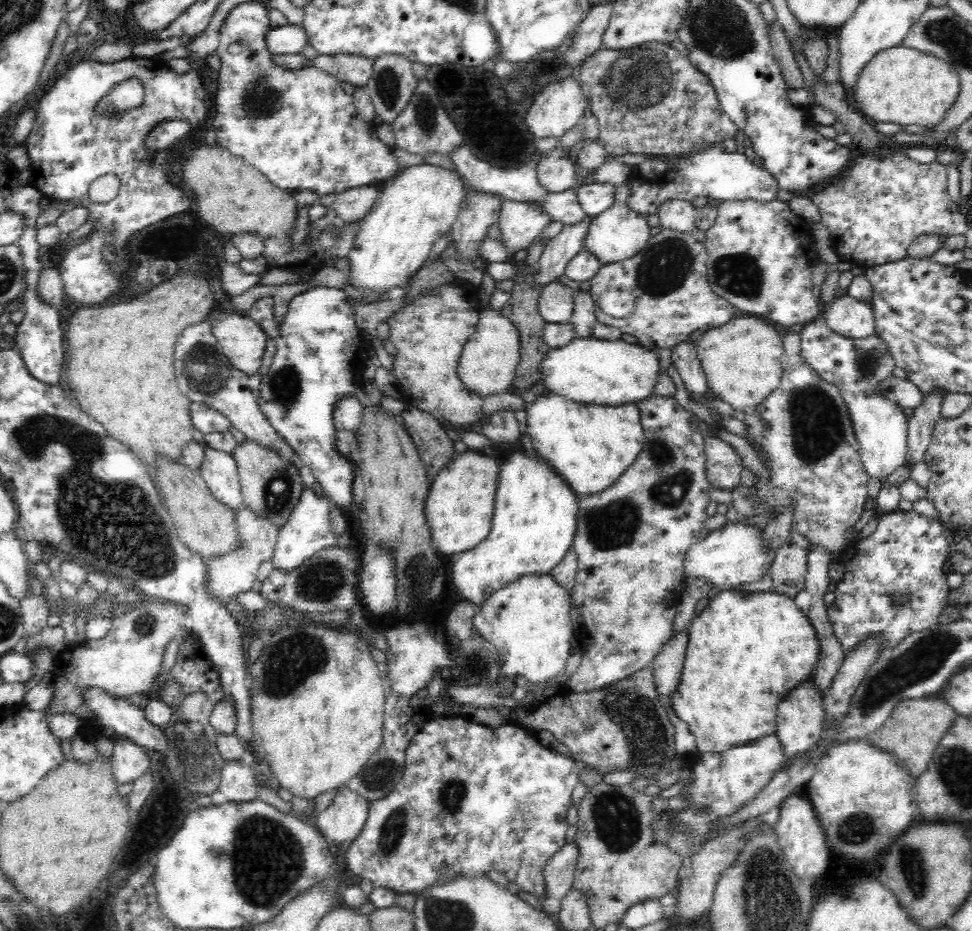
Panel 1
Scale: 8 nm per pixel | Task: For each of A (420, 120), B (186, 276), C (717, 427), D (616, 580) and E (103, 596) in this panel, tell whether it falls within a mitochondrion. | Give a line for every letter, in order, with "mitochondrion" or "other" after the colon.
A: mitochondrion
B: other
C: other
D: other
E: other

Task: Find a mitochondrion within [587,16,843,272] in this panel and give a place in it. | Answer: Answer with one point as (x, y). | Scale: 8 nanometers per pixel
(640, 82)

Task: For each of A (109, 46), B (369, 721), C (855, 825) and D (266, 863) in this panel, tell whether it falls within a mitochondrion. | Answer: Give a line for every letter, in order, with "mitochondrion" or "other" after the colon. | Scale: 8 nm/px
A: other
B: other
C: mitochondrion
D: mitochondrion

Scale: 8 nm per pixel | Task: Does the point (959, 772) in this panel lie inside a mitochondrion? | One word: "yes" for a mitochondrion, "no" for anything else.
yes

